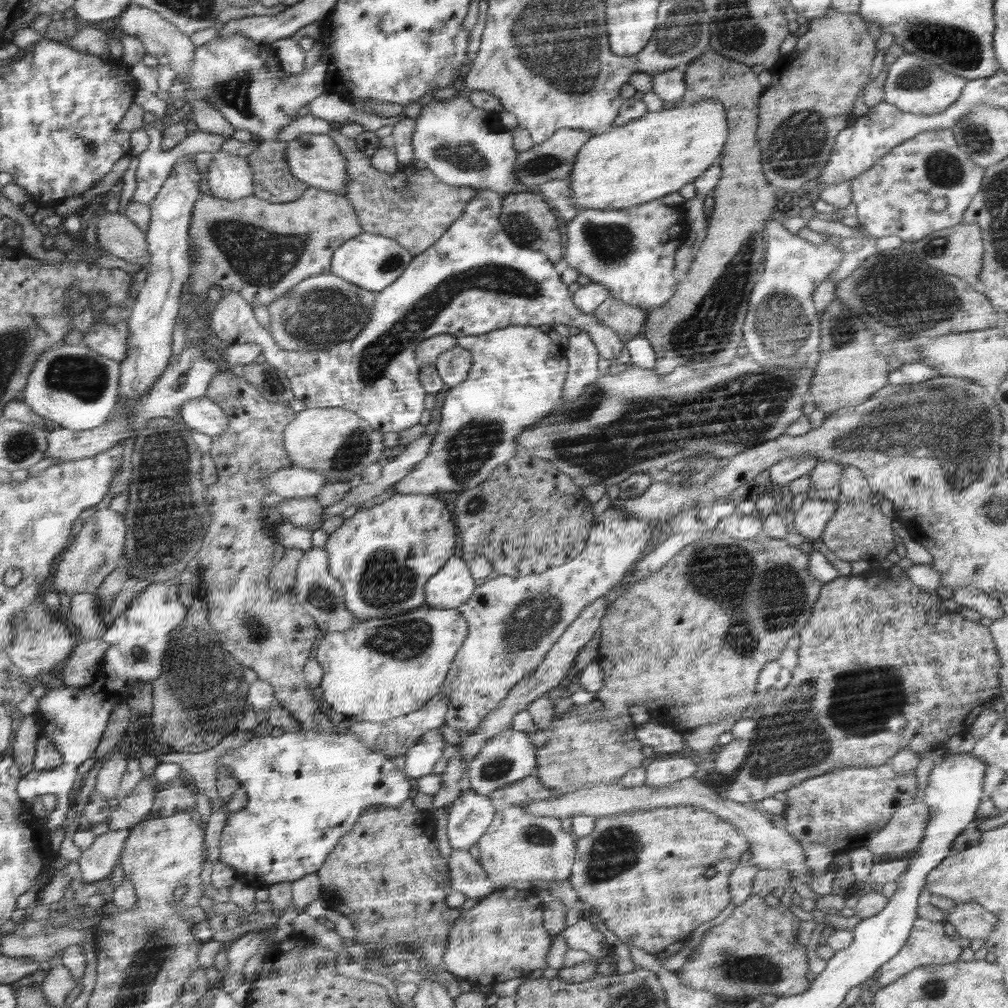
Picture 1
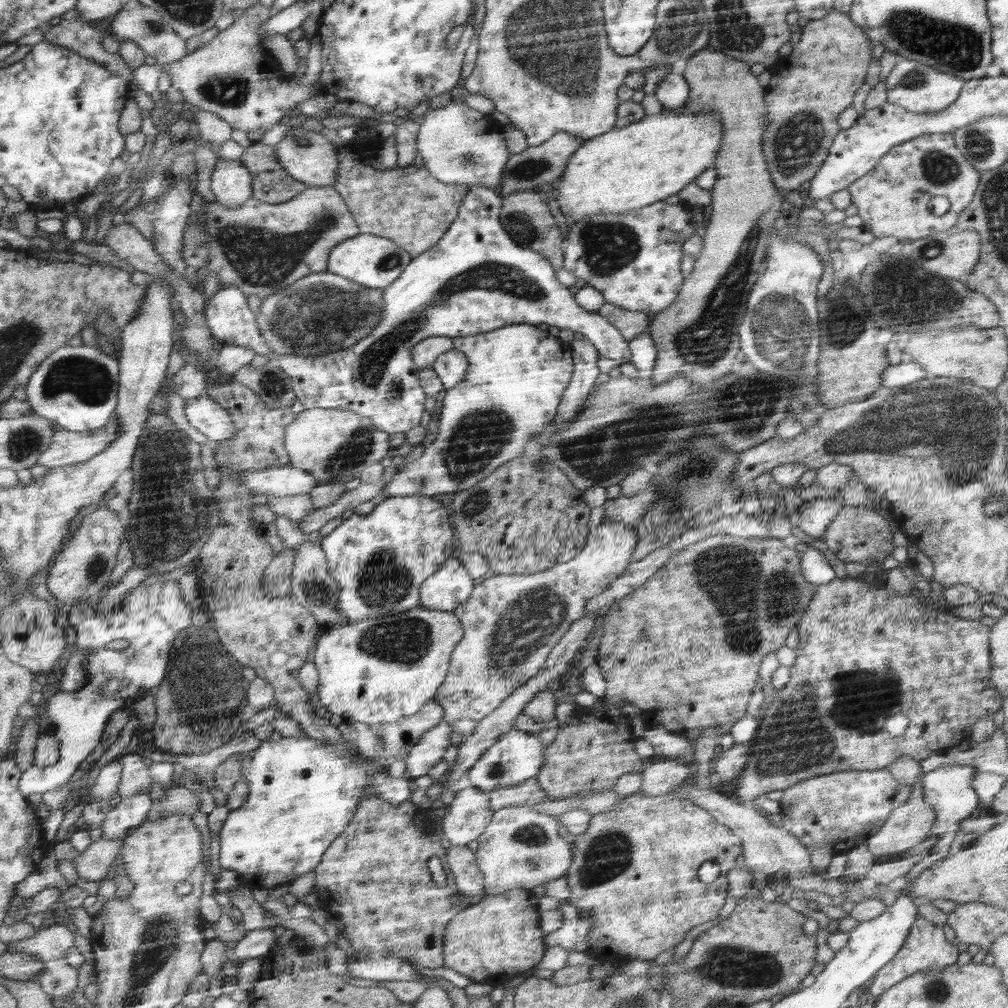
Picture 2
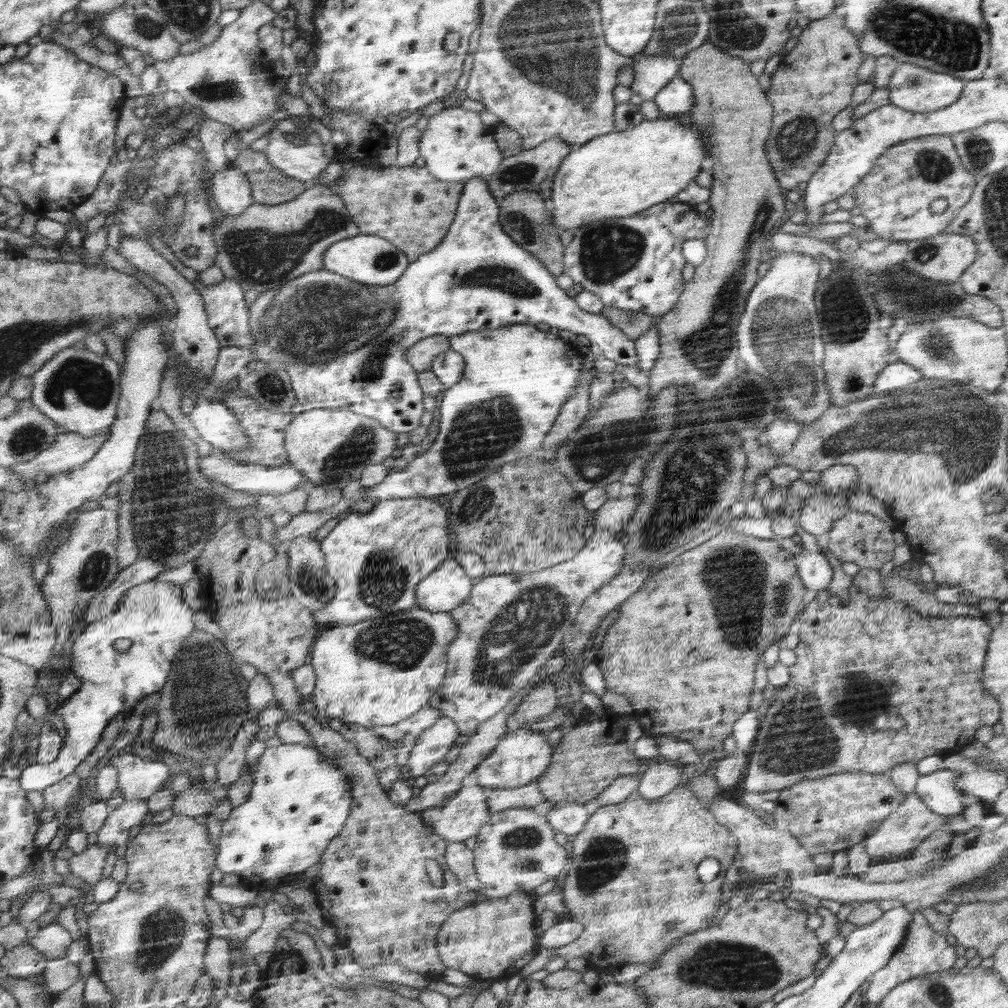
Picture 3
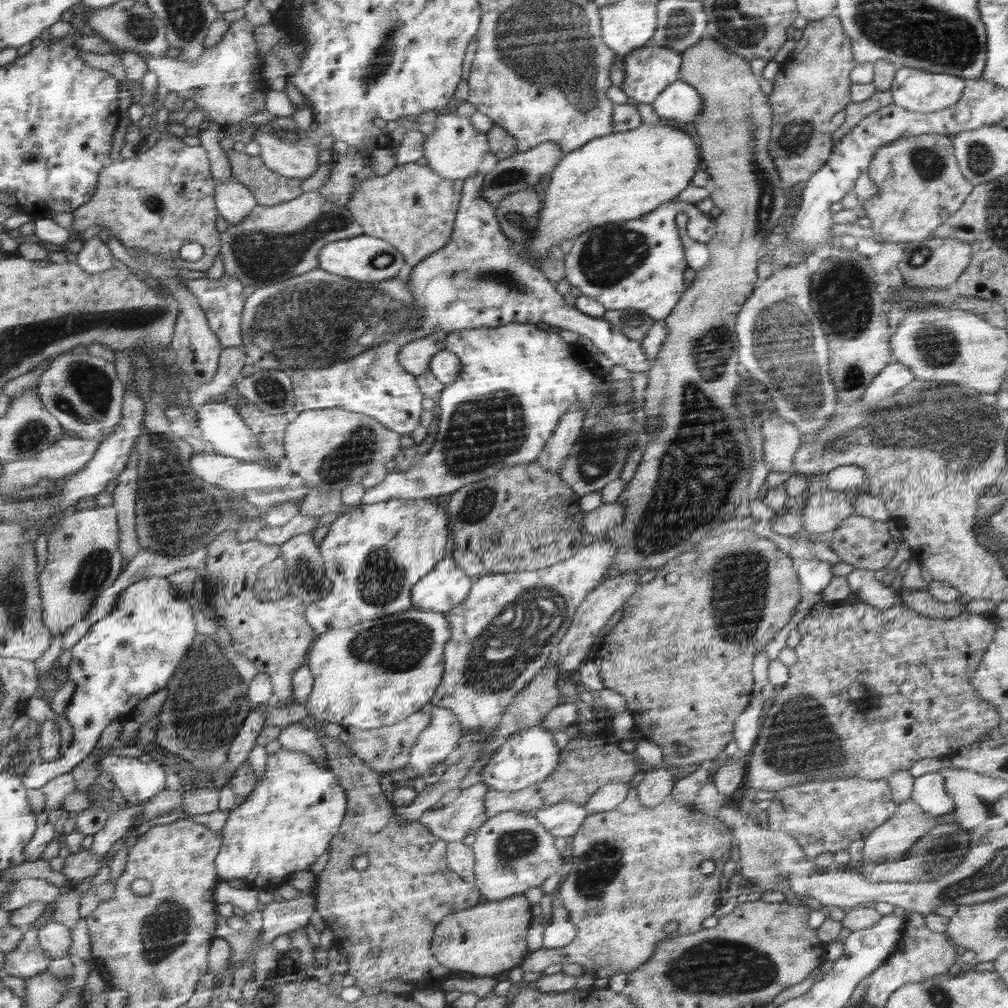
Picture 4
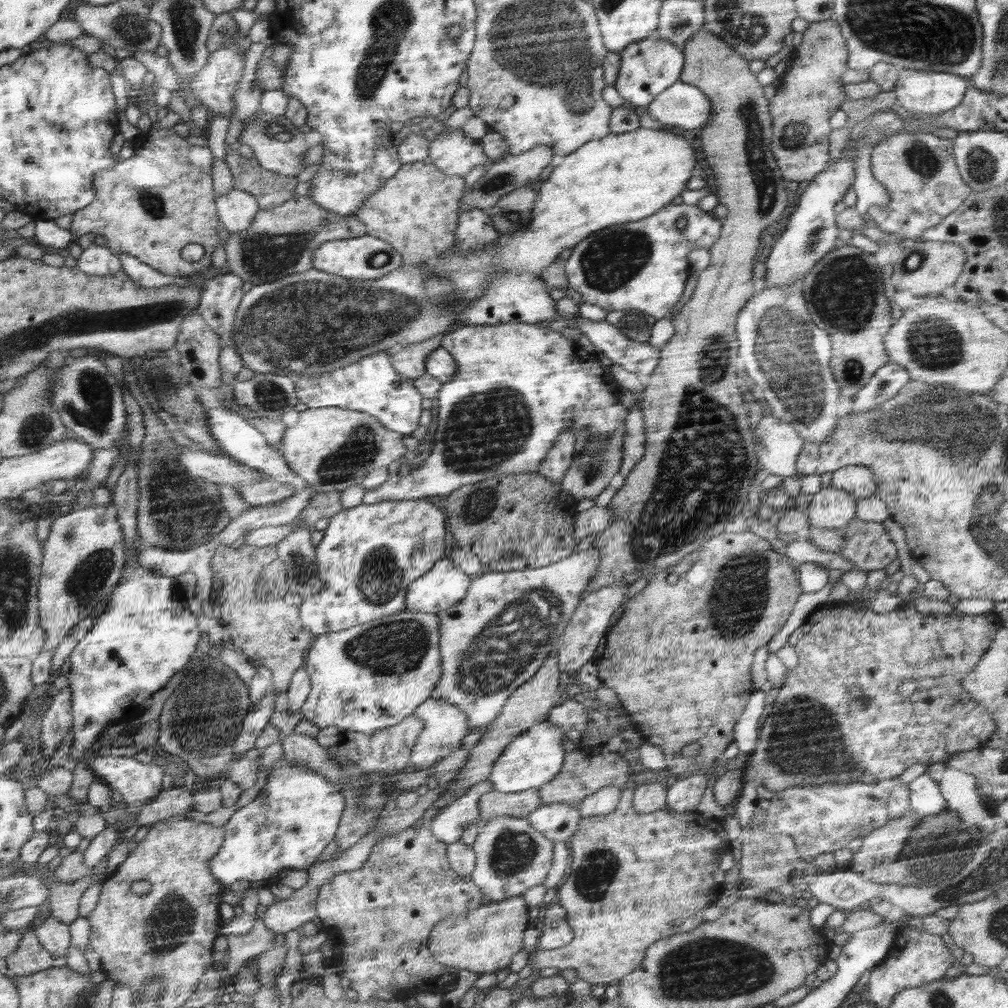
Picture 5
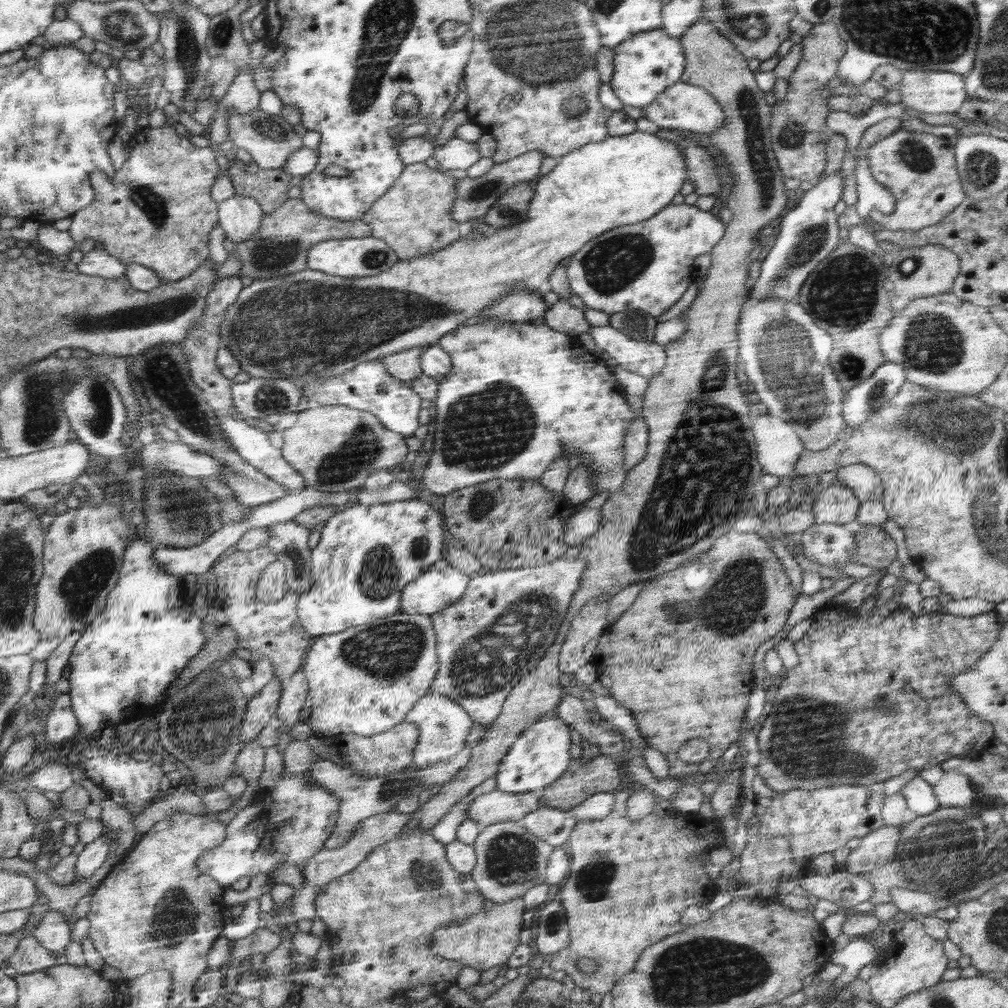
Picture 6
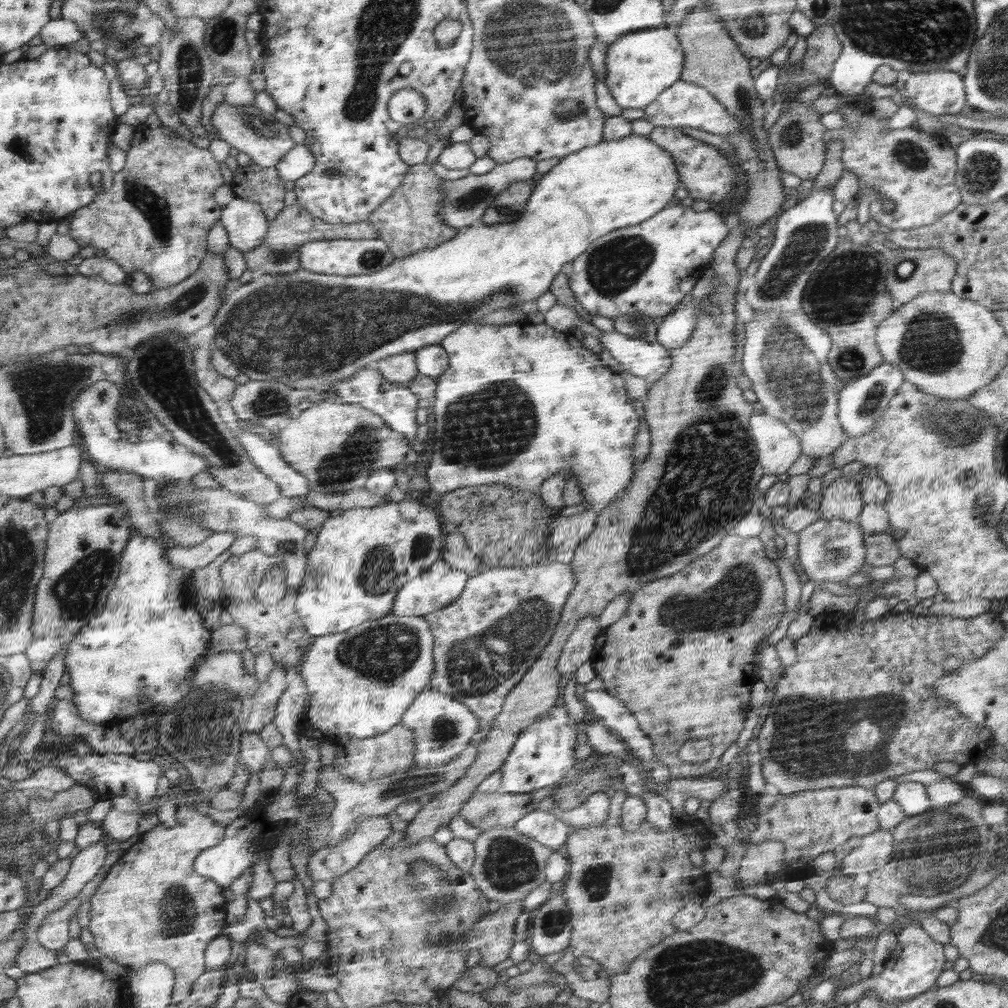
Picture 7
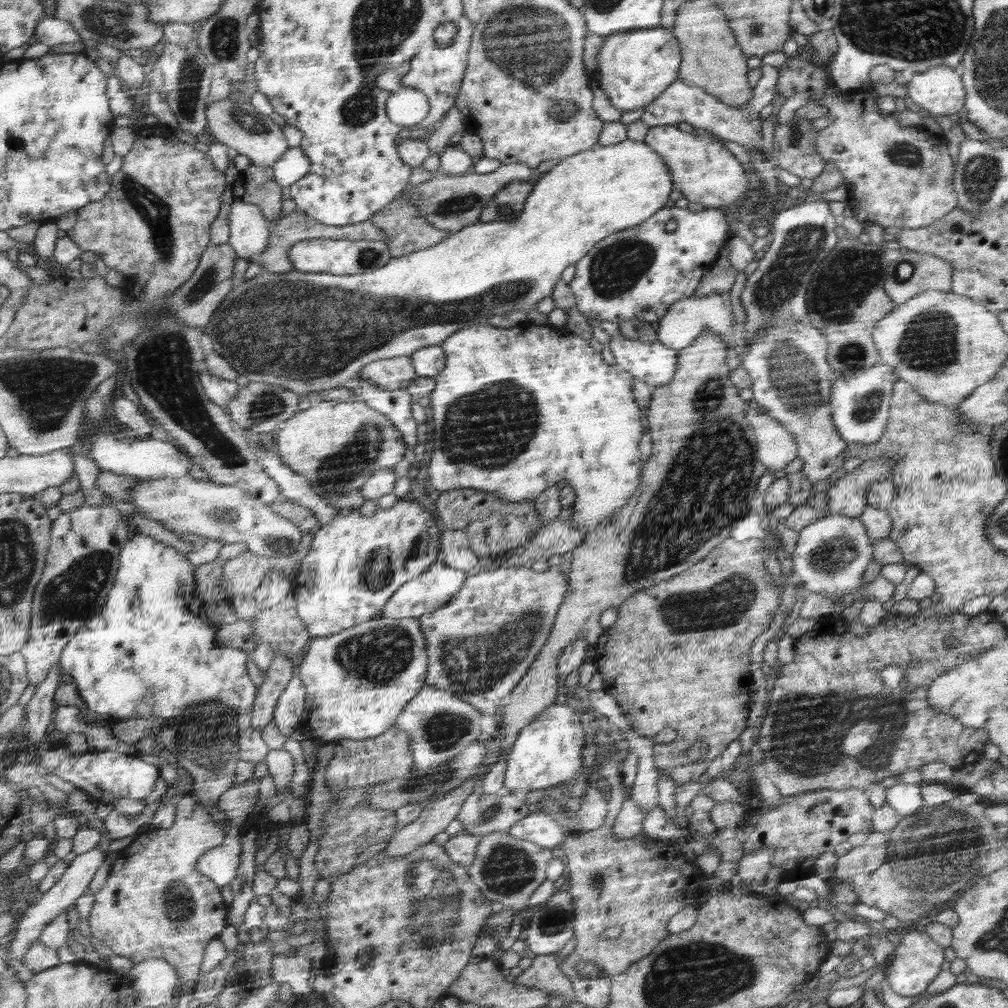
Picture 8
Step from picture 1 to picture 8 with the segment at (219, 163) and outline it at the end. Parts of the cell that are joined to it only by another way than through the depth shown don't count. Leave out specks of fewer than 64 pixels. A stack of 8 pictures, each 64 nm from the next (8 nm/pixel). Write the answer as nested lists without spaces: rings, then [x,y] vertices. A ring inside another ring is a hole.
[[[234,201],[232,204],[231,241],[240,258],[250,260],[267,250],[271,228],[260,207]]]

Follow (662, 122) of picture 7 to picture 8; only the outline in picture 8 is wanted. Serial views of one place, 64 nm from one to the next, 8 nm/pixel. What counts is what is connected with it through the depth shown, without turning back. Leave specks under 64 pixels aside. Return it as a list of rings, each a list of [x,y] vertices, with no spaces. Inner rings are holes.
[[[762,65],[762,77],[753,88],[752,102],[748,102],[746,108],[732,108],[719,102],[716,97],[707,94],[702,88],[690,87],[679,79],[670,84],[655,102],[644,107],[644,114],[641,118],[642,123],[648,127],[656,126],[678,126],[685,122],[696,130],[708,130],[710,134],[736,142],[744,148],[752,149],[762,145],[762,119],[760,112],[765,106],[772,103],[776,96],[775,88],[778,80],[778,68],[774,66]]]

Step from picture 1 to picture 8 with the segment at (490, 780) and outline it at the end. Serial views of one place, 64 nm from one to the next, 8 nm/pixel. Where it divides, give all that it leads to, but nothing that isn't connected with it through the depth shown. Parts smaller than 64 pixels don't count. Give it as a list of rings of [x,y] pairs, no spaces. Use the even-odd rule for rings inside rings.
[[[564,700],[553,702],[547,709],[535,718],[516,737],[515,744],[506,756],[507,769],[503,786],[508,791],[540,790],[553,787],[564,780],[576,778],[582,764],[582,736],[584,730],[580,726],[576,708],[568,706]]]

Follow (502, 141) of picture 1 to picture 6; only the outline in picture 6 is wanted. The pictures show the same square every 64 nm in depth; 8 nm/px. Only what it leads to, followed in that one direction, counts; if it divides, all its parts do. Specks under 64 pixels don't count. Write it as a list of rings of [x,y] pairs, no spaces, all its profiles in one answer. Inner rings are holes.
[[[456,137],[448,140],[446,144],[437,146],[433,150],[433,156],[442,168],[447,170],[466,170],[480,160],[476,143],[460,140]]]

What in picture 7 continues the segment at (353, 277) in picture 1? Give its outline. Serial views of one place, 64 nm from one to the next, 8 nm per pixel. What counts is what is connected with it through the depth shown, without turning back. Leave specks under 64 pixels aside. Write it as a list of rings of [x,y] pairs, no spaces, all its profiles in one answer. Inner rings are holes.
[[[380,238],[370,240],[334,239],[307,242],[307,244],[299,246],[299,261],[302,262],[304,270],[340,276],[374,273],[388,266],[395,259],[387,242]]]

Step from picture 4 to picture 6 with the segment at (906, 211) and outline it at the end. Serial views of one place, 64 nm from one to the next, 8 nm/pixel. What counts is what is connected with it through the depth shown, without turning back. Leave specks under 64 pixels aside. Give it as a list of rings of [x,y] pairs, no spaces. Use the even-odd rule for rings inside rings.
[[[905,129],[891,132],[881,144],[868,147],[865,158],[872,178],[883,184],[895,200],[891,214],[880,213],[874,208],[869,217],[885,229],[902,232],[918,232],[942,221],[967,199],[959,172],[956,172],[954,155],[951,140]]]

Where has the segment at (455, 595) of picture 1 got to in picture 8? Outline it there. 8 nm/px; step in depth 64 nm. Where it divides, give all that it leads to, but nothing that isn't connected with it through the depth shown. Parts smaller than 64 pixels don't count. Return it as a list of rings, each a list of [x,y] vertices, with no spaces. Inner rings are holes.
[[[436,562],[436,566],[432,566],[432,570],[428,570],[428,574],[414,578],[412,582],[408,582],[408,586],[400,586],[400,590],[396,590],[396,598],[392,598],[392,602],[388,602],[388,610],[384,610],[384,614],[380,617],[386,619],[418,619],[424,614],[435,612],[439,607],[445,606],[458,590],[461,590],[468,574],[469,572],[464,570],[457,570],[444,565],[442,562]]]

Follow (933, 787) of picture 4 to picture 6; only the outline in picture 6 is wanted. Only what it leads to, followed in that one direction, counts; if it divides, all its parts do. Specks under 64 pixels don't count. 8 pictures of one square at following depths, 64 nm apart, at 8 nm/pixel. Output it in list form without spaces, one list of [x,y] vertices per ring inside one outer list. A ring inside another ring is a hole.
[[[920,777],[910,779],[902,788],[907,810],[916,816],[930,816],[941,808],[936,800],[933,786]]]

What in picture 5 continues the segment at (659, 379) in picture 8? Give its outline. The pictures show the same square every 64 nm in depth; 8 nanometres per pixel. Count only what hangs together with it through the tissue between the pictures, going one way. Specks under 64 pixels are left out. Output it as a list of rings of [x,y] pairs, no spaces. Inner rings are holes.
[[[577,316],[570,327],[579,328],[600,353],[628,372],[650,376],[660,365],[661,351],[648,344],[637,342],[635,339],[629,339],[606,320],[594,322]]]

